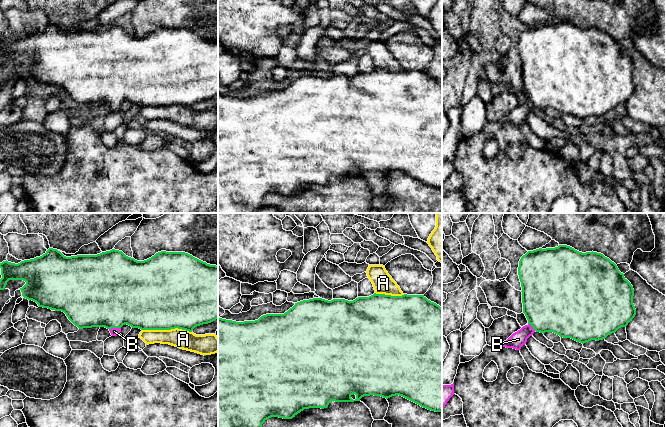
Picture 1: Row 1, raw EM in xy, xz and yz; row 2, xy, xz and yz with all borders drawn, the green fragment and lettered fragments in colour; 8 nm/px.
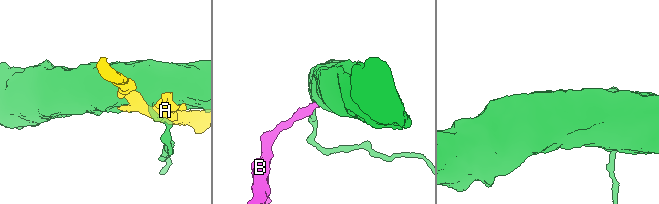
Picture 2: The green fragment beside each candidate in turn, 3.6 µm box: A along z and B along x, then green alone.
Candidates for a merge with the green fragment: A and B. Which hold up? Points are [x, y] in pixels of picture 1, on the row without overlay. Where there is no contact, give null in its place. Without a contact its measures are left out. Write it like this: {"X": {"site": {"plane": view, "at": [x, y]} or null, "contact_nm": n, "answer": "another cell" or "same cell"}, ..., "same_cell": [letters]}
{"A": {"site": {"plane": "xy", "at": [167, 105]}, "contact_nm": 400, "answer": "another cell"}, "B": {"site": {"plane": "xy", "at": [114, 103]}, "contact_nm": 100, "answer": "same cell"}, "same_cell": ["B"]}

